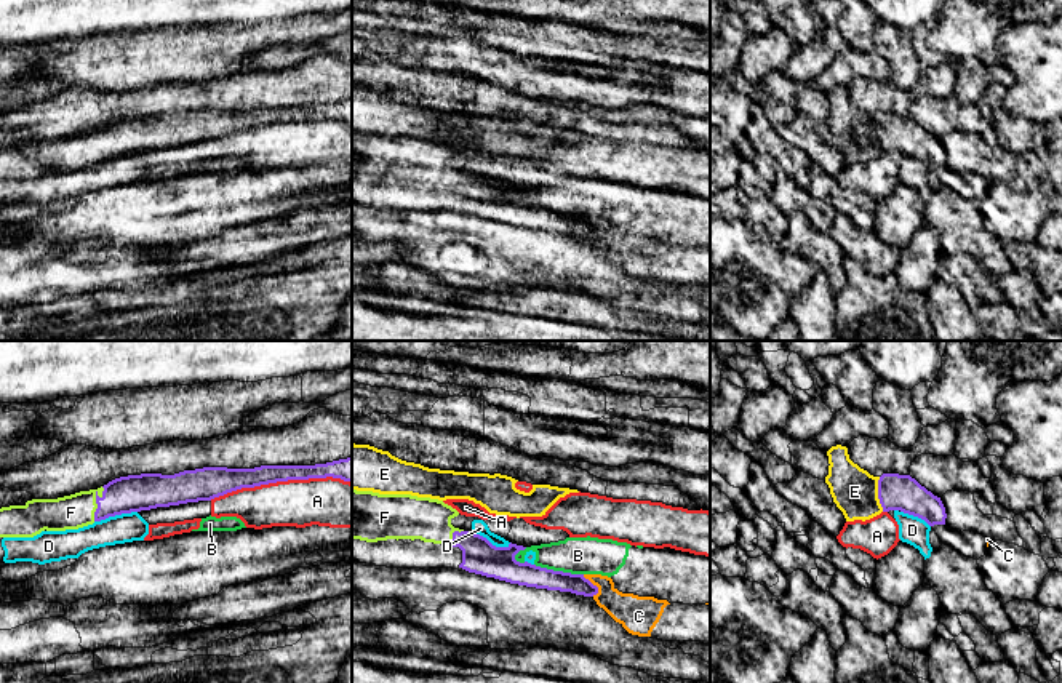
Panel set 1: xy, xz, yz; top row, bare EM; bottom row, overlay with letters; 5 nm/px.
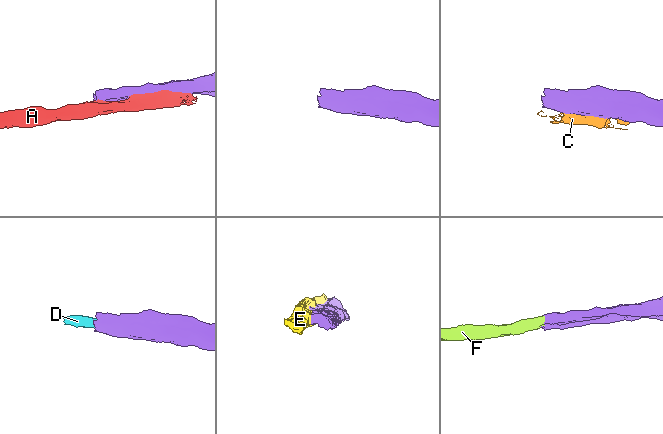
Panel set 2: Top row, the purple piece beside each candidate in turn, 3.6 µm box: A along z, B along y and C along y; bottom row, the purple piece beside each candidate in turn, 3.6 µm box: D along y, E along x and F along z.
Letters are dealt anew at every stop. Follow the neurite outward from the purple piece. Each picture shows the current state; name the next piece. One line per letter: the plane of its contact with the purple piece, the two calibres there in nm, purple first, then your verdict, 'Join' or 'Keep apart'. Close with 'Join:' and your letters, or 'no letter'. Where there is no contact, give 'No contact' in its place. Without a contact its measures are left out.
A: Touches purple in xy. Thickness 110 nm (purple) against 240 nm. Keep apart
B: Touches purple in xz. Thickness 120 nm (purple) against 190 nm. Keep apart
C: Touches purple in xz. Thickness 100 nm (purple) against 170 nm. Keep apart
D: Touches purple in xy. Thickness 190 nm (purple) against 140 nm. Keep apart
E: Touches purple in yz. Thickness 180 nm (purple) against 240 nm. Keep apart
F: Touches purple in xy. Thickness 190 nm (purple) against 180 nm. Join
Join: F

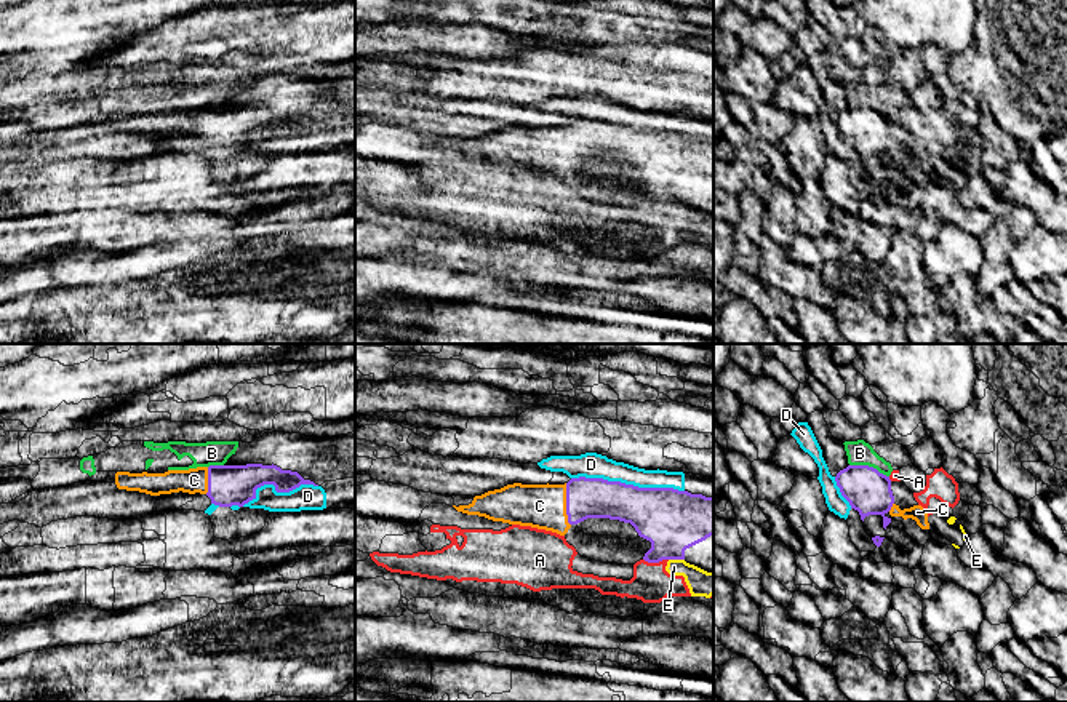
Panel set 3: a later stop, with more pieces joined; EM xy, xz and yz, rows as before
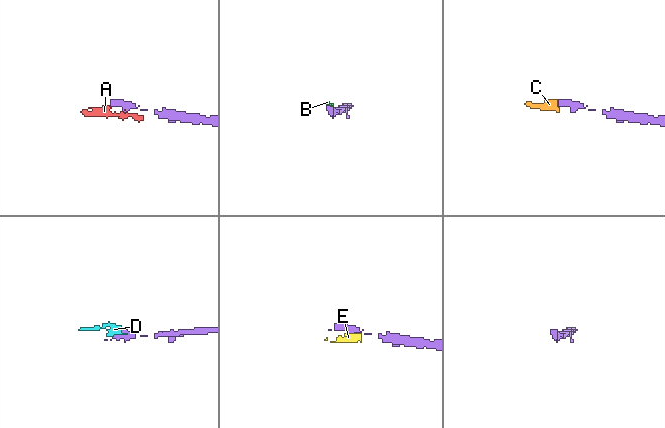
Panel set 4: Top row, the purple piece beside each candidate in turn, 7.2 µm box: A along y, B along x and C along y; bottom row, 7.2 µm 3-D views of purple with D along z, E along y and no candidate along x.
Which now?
A: Touches purple in xz. Thickness 320 nm (purple) against 190 nm. Keep apart
B: Touches purple in yz. Thickness 220 nm (purple) against 130 nm. Keep apart
C: Touches purple in xz. Thickness 200 nm (purple) against 220 nm. Join
D: Touches purple in xz. Thickness 300 nm (purple) against 130 nm. Keep apart
E: Touches purple in xz. Thickness 320 nm (purple) against 130 nm. Keep apart
Join: C

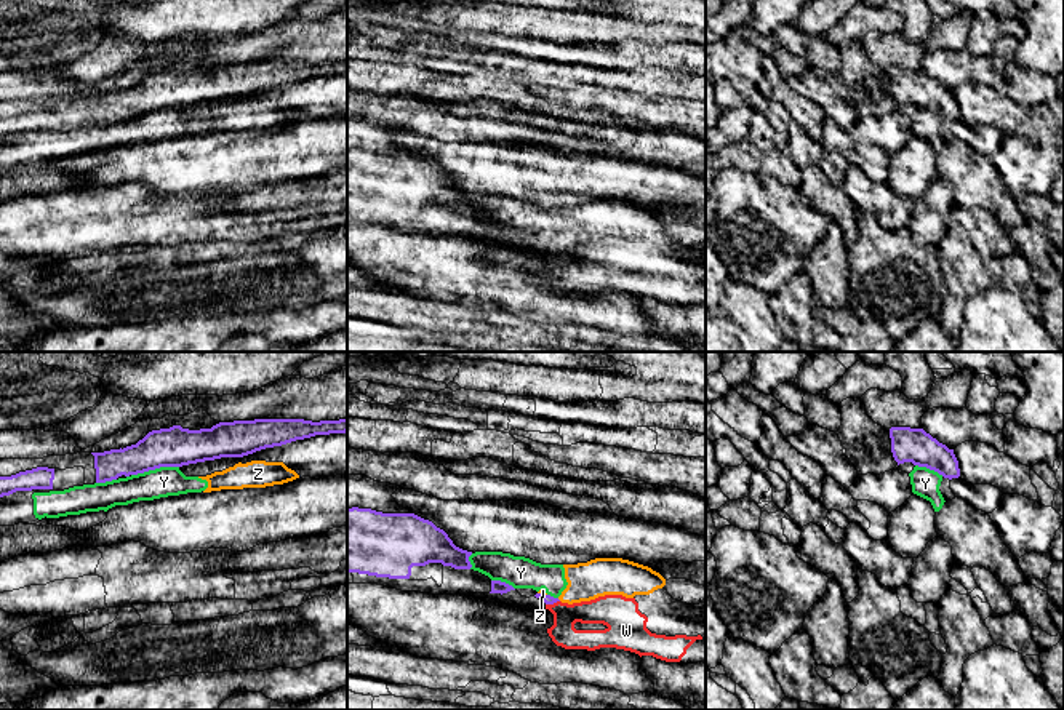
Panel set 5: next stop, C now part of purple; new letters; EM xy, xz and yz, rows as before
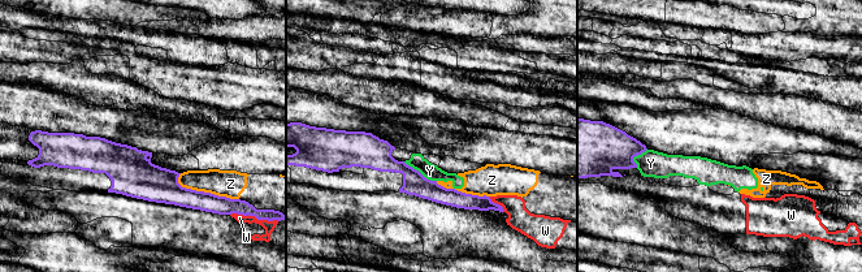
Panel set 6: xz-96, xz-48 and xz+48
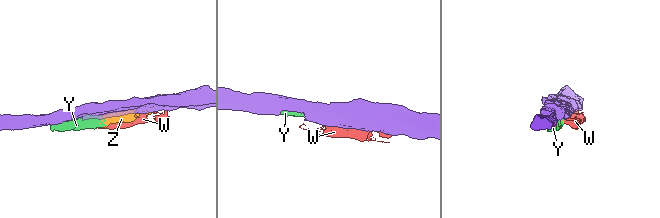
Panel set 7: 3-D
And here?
W: Touches purple in xz. Thickness 50 nm (purple) against 130 nm. Keep apart
Y: Touches purple in xy. Thickness 200 nm (purple) against 150 nm. Keep apart
Z: Touches purple in xz. Thickness 50 nm (purple) against 20 nm. Keep apart
Join: no letter

